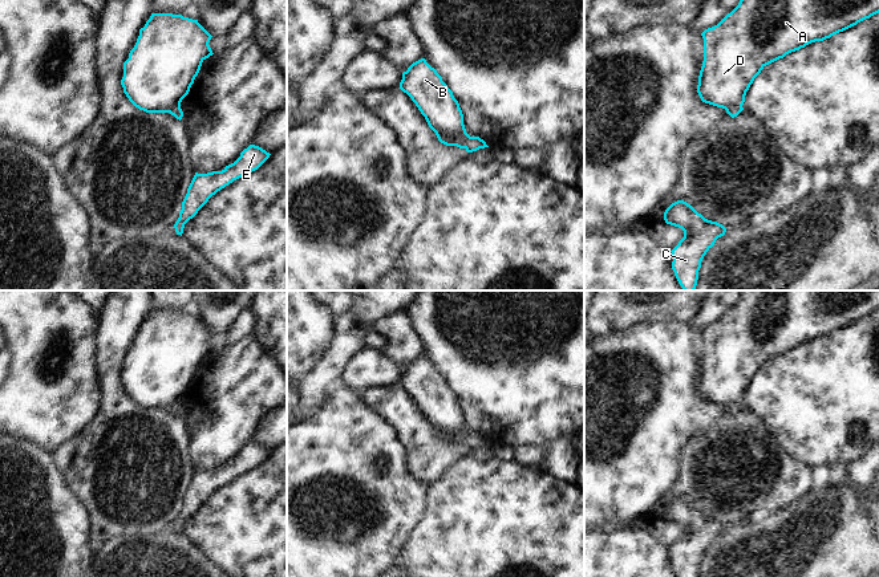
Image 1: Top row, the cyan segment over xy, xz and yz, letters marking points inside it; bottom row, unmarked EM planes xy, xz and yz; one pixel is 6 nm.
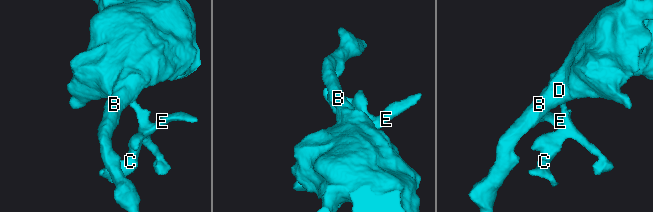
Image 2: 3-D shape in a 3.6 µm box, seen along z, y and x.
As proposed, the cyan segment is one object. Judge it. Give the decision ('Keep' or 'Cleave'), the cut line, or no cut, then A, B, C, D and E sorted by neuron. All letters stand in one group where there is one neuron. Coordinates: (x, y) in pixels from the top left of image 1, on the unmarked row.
Cleave. Split along yz (741, 402), (732, 403), (726, 409). Groups: A B D / C E.

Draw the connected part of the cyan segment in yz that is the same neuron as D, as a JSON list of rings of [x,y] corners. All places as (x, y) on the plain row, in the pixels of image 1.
[[[741,290],[738,302],[717,322],[705,326],[704,358],[697,390],[702,399],[722,405],[742,403],[746,389],[761,367],[786,352],[806,342],[823,338],[879,310],[879,290]]]

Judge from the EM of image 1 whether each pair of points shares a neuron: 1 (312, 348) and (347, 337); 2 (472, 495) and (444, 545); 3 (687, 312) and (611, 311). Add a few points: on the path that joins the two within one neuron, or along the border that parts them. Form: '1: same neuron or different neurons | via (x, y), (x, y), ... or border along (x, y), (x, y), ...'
1: different neurons | border along (336, 316), (331, 346), (312, 369)
2: same neuron | via (472, 507), (472, 517), (456, 533)
3: same neuron | via (668, 309), (630, 309)

